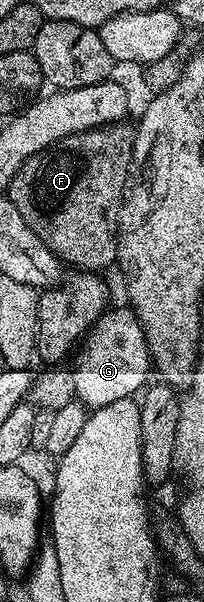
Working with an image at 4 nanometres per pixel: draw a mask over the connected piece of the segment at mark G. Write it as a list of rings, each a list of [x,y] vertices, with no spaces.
[[[115,307],[106,310],[89,328],[76,352],[77,360],[71,364],[76,398],[89,409],[111,405],[111,401],[132,399],[150,382],[151,360],[143,325],[132,307]]]

